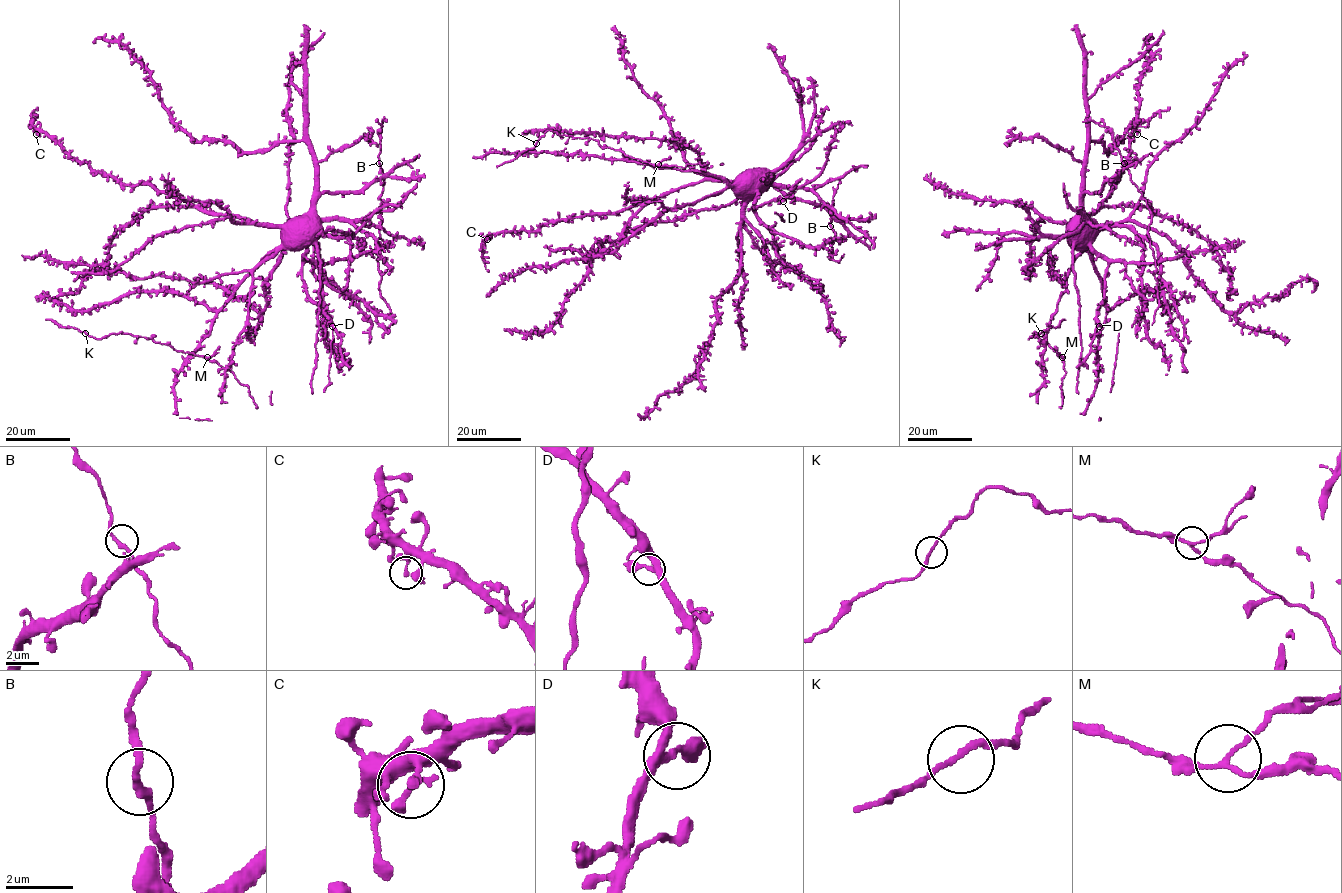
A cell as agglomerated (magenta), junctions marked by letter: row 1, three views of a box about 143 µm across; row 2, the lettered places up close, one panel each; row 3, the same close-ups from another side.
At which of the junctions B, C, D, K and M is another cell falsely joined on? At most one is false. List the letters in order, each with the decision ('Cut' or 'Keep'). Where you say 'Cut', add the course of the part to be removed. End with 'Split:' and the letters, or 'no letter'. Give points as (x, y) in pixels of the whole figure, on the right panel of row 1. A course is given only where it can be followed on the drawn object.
B: Keep
C: Keep
D: Keep
K: Keep
M: Cut
Split: M

